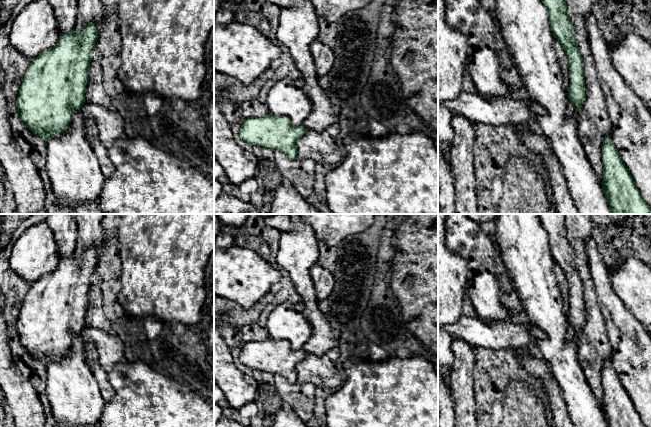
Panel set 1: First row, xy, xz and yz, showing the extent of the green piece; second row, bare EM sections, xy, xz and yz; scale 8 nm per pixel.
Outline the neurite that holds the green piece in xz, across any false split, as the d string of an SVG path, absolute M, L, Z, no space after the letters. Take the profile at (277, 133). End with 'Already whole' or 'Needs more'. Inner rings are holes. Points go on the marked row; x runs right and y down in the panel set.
M267 114L250 117L240 124L240 138L251 145L281 151L287 157L296 159L296 142L308 129L304 125L294 126L285 116Z. Already whole

